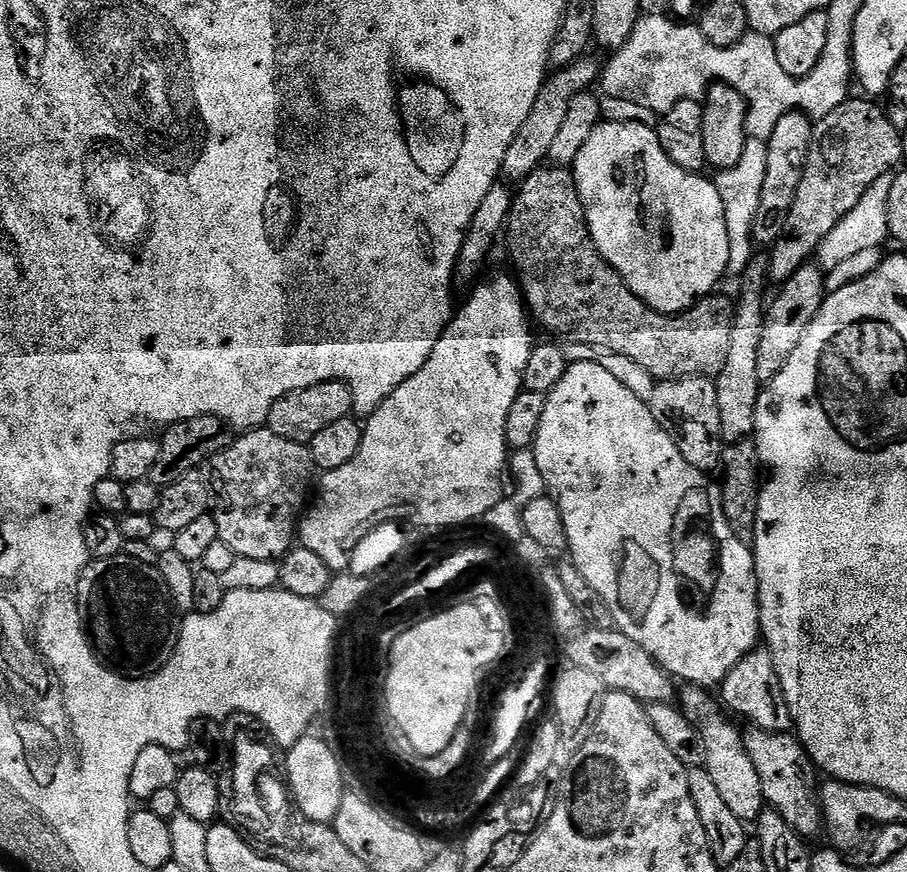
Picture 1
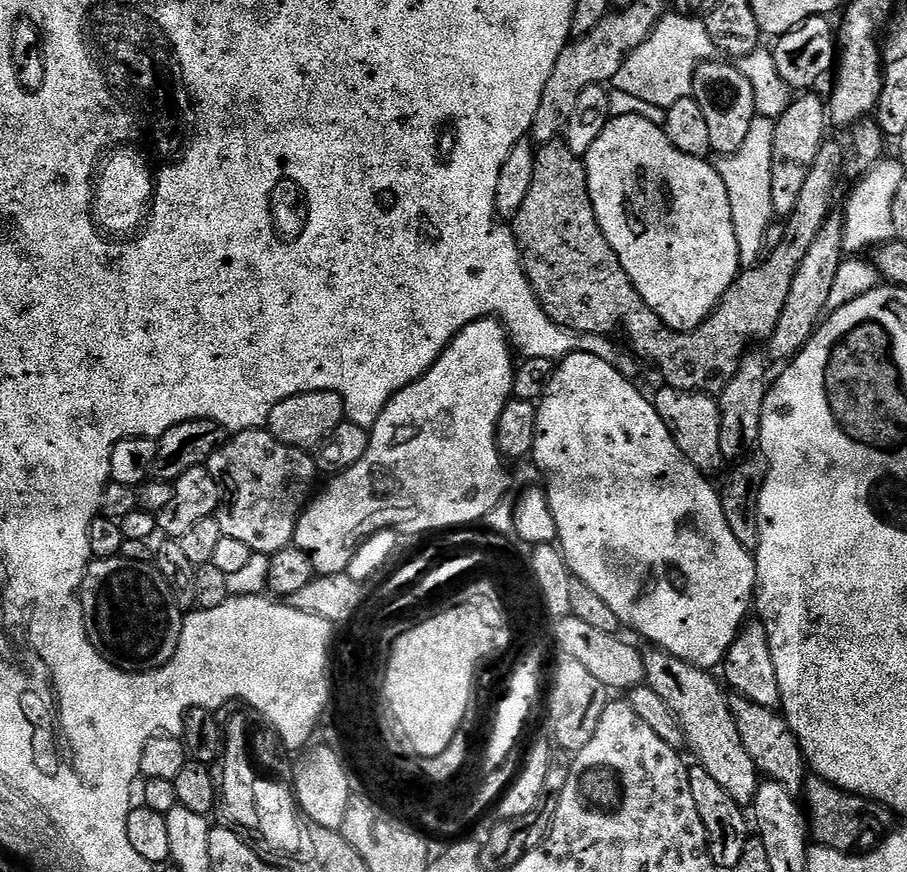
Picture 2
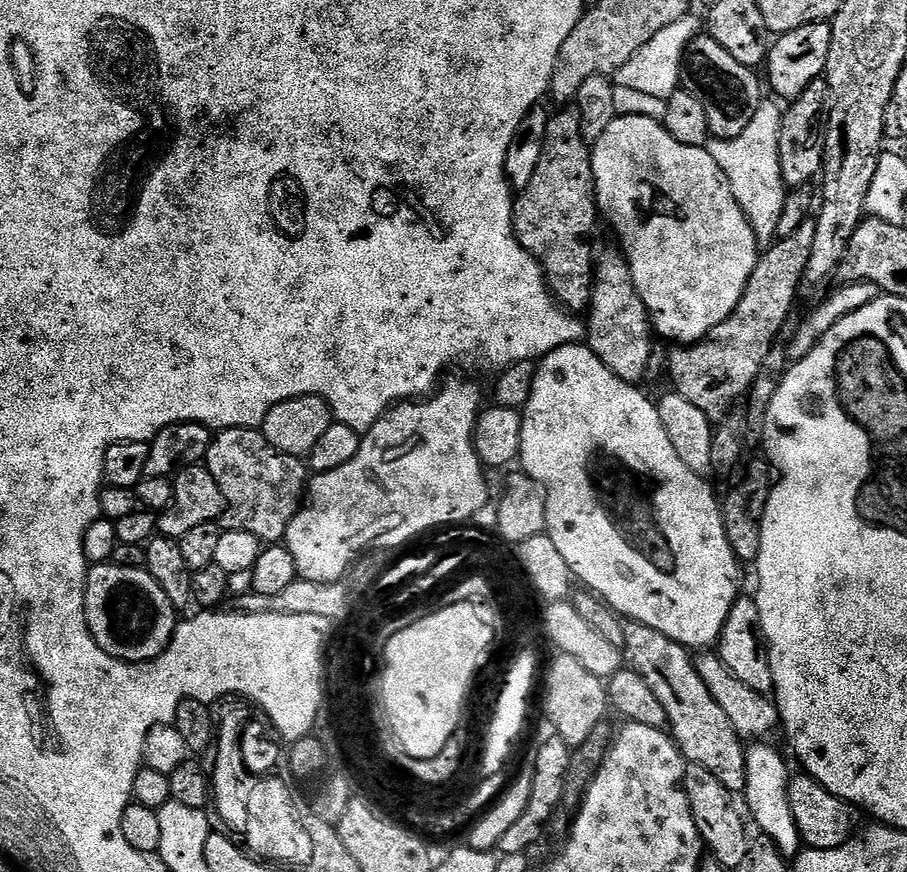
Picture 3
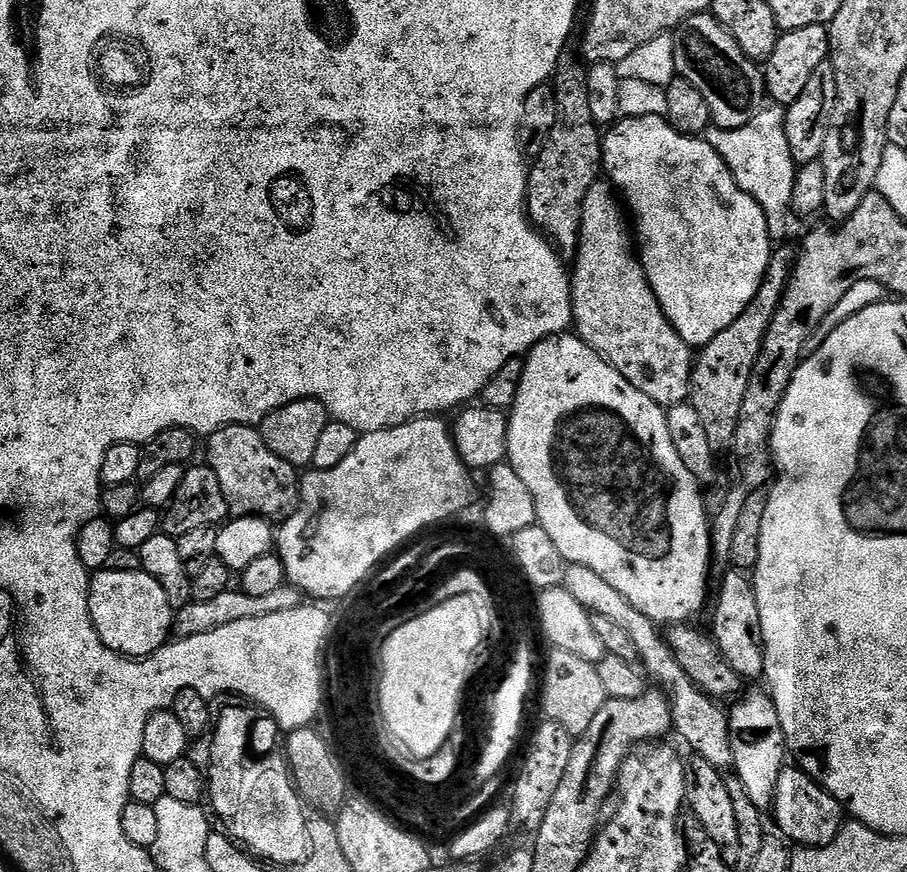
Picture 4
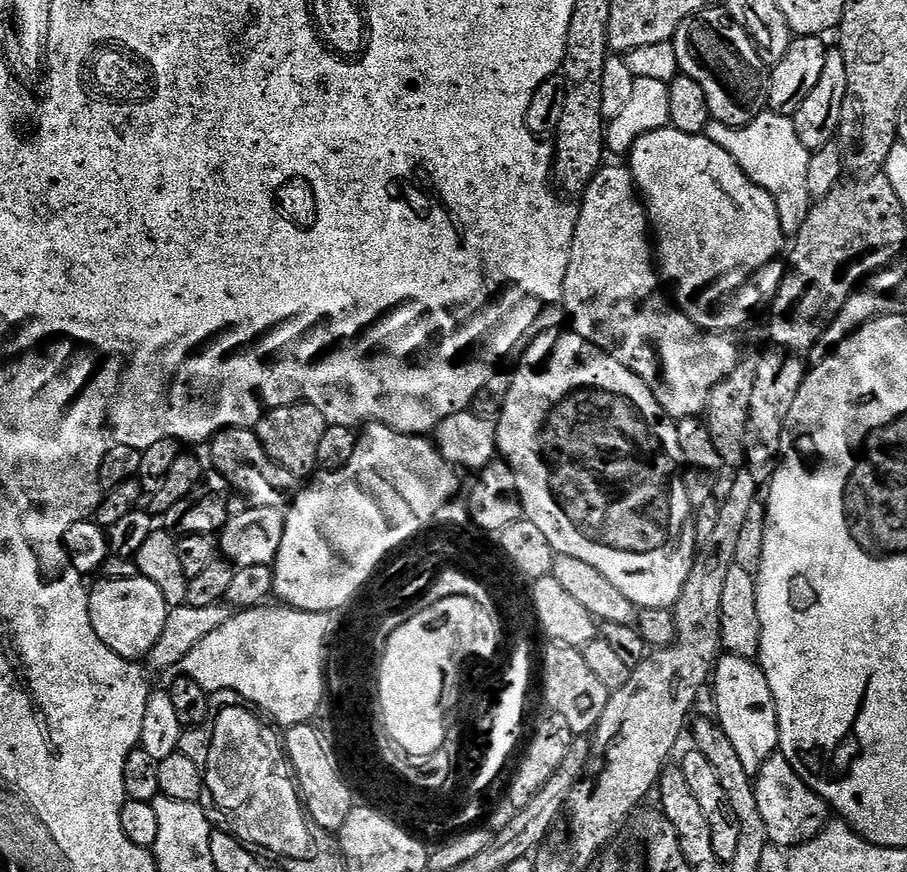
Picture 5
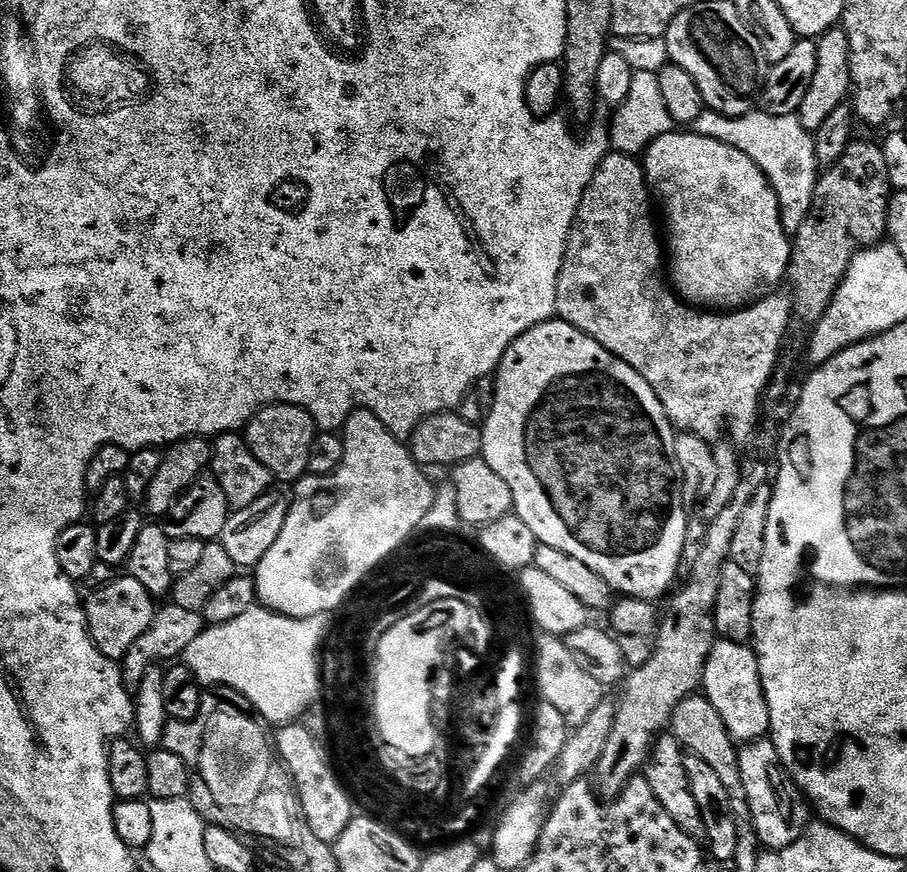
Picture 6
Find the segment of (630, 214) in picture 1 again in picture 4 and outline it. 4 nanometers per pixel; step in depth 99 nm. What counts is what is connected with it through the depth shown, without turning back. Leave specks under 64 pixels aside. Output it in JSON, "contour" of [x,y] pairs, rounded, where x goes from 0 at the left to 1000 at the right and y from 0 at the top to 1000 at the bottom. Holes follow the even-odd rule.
{"contour":[[[731,133],[685,136],[669,148],[664,161],[664,169],[666,171],[665,196],[668,198],[675,214],[686,226],[691,242],[699,249],[699,275],[703,281],[703,297],[710,307],[712,319],[717,323],[717,328],[721,333],[721,337],[725,342],[739,374],[743,374],[745,382],[764,401],[771,401],[787,388],[792,388],[792,383],[796,383],[803,374],[808,372],[825,354],[827,346],[836,337],[843,317],[847,315],[847,307],[851,304],[853,288],[851,271],[853,271],[853,263],[848,259],[847,251],[838,233],[827,222],[822,222],[822,218],[818,218],[818,213],[814,213],[809,200],[803,194],[800,186],[792,177],[792,172],[787,172],[787,167],[783,167],[779,159],[771,156],[757,156],[748,149],[743,149]]]}

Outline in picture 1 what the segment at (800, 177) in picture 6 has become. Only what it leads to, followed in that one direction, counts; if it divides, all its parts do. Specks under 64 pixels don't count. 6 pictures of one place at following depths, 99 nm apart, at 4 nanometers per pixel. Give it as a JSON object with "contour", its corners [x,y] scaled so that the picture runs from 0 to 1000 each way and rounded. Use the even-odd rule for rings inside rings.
{"contour":[[[826,159],[822,172],[818,172],[818,181],[814,181],[814,190],[797,194],[794,203],[788,203],[787,210],[796,222],[796,232],[800,241],[800,264],[805,268],[805,300],[803,312],[815,319],[820,306],[831,290],[829,260],[831,248],[836,245],[836,232],[840,232],[840,213],[845,209],[845,186],[847,181],[847,166],[841,161]]]}

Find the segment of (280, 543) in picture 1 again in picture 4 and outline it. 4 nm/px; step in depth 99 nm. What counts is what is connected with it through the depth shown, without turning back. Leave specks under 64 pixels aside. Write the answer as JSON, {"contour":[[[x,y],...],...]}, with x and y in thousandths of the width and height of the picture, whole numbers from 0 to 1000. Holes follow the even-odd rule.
{"contour":[[[255,486],[233,497],[228,505],[228,536],[240,544],[240,553],[257,593],[290,592],[297,599],[309,599],[326,586],[333,573],[332,542],[323,532],[307,525],[307,521],[298,516],[281,490]]]}

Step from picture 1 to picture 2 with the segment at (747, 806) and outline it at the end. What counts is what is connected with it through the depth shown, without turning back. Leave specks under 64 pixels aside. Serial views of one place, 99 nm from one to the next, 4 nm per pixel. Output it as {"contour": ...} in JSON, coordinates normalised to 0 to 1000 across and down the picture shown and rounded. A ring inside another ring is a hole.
{"contour":[[[724,742],[714,747],[719,748],[711,747],[709,749],[710,778],[713,788],[719,789],[721,796],[725,796],[725,800],[730,800],[730,805],[734,805],[734,810],[739,810],[743,823],[754,839],[757,861],[761,860],[767,866],[766,875],[776,881],[778,888],[783,888],[787,892],[787,897],[792,897],[792,901],[796,901],[796,906],[800,906],[800,911],[805,911],[805,915],[809,915],[809,920],[814,920],[817,924],[828,923],[829,916],[838,905],[840,890],[835,885],[834,876],[827,869],[827,865],[822,865],[822,856],[818,856],[814,833],[803,812],[804,799],[798,798],[799,790],[795,788],[792,780],[792,786],[789,786],[789,780],[785,776],[788,774],[782,773],[777,767],[766,766],[763,761],[759,761],[745,752],[740,752],[738,748],[732,748]]]}

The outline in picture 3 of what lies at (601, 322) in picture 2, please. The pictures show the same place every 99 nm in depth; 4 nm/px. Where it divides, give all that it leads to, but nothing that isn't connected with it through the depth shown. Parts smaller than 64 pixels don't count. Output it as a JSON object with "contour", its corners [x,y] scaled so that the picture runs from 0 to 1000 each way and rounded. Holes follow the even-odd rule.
{"contour":[[[617,126],[610,132],[602,144],[602,163],[598,167],[598,181],[589,195],[589,204],[568,226],[564,235],[564,258],[571,278],[595,303],[604,323],[604,334],[613,341],[614,349],[632,360],[639,360],[652,350],[655,329],[655,308],[659,294],[653,290],[653,274],[657,271],[657,210],[649,162],[642,154],[639,130],[634,126]],[[892,250],[889,255],[884,255],[884,259],[880,259],[880,264],[875,264],[875,268],[871,268],[871,273],[857,274],[831,305],[831,314],[827,314],[827,323],[809,360],[805,360],[800,369],[787,374],[787,378],[783,378],[783,383],[778,383],[768,394],[756,394],[740,400],[742,404],[736,408],[736,427],[741,430],[742,443],[745,444],[742,446],[752,456],[756,456],[756,461],[770,466],[770,470],[774,470],[774,475],[778,475],[782,482],[793,484],[807,472],[809,468],[807,462],[815,454],[817,458],[825,452],[829,439],[838,432],[848,416],[853,404],[851,398],[854,397],[856,389],[859,388],[860,380],[863,378],[864,370],[868,369],[869,361],[878,349],[878,338],[881,337],[882,330],[884,331],[889,300],[893,300],[893,291],[897,282],[899,263],[899,251]]]}

